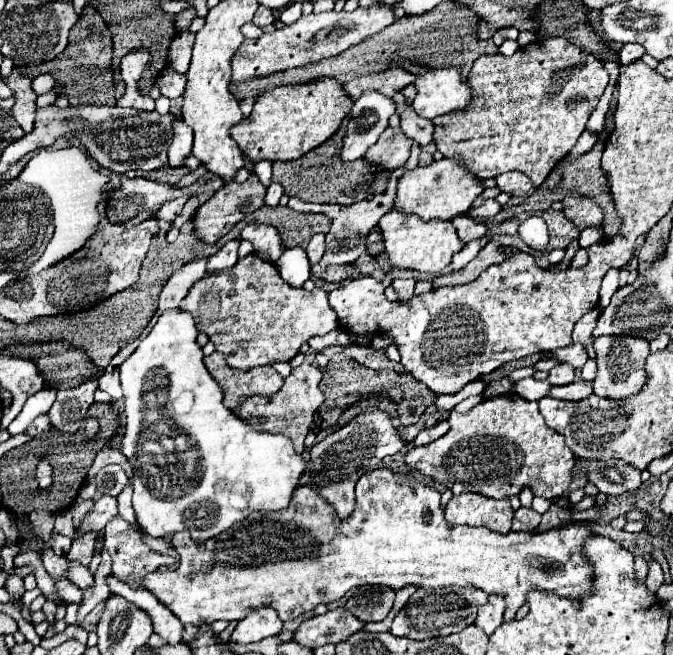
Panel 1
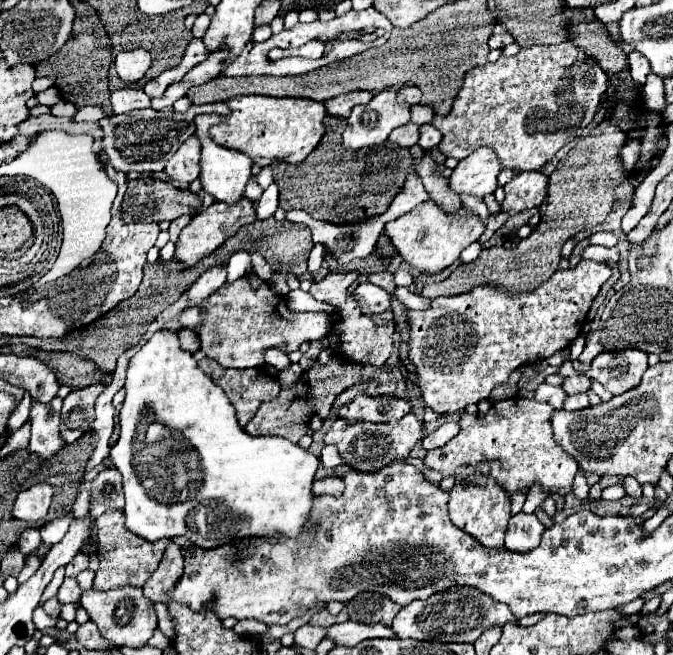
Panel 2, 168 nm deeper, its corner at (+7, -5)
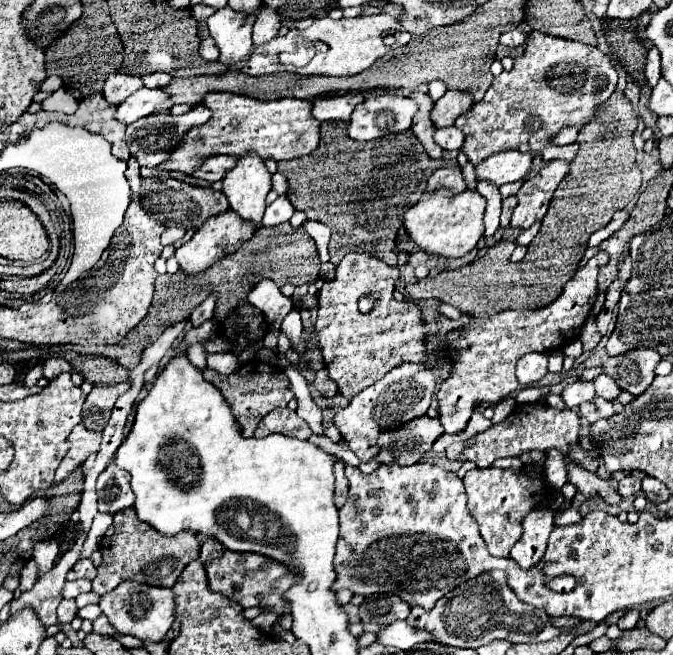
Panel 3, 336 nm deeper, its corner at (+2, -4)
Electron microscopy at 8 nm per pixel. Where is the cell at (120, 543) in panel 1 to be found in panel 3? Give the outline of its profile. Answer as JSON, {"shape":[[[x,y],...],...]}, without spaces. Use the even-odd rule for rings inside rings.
{"shape":[[[130,507],[114,515],[112,527],[102,537],[100,551],[102,551],[102,563],[98,567],[98,575],[92,579],[92,591],[98,589],[96,591],[98,595],[116,589],[124,581],[172,587],[178,581],[184,567],[200,557],[200,539],[196,531],[162,535],[156,529],[152,529],[148,523],[140,521],[136,517],[136,511]]]}

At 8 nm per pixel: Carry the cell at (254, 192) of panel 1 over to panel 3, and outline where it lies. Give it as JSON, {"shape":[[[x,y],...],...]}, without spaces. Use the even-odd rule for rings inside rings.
{"shape":[[[232,209],[228,213],[220,213],[212,219],[208,219],[188,243],[184,243],[180,249],[176,249],[176,259],[180,263],[180,271],[184,271],[188,277],[198,275],[198,273],[206,271],[208,267],[212,267],[214,263],[218,263],[220,259],[224,259],[226,255],[240,249],[238,245],[250,241],[252,235],[254,235],[254,229],[248,227],[248,221],[244,221],[238,213],[234,213]]]}

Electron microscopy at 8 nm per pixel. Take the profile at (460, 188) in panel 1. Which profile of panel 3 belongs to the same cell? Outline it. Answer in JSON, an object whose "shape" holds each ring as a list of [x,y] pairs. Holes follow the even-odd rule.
{"shape":[[[520,151],[496,153],[488,157],[488,161],[476,165],[476,177],[492,181],[498,187],[504,183],[522,181],[530,173],[532,161],[534,161],[532,153],[520,153]]]}

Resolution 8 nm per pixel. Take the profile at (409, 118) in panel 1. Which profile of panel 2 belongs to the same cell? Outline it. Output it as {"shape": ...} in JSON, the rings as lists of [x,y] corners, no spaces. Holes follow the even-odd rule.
{"shape":[[[431,124],[419,126],[419,146],[421,146],[421,148],[429,150],[429,148],[435,148],[439,142],[441,142],[439,130],[435,130]]]}

